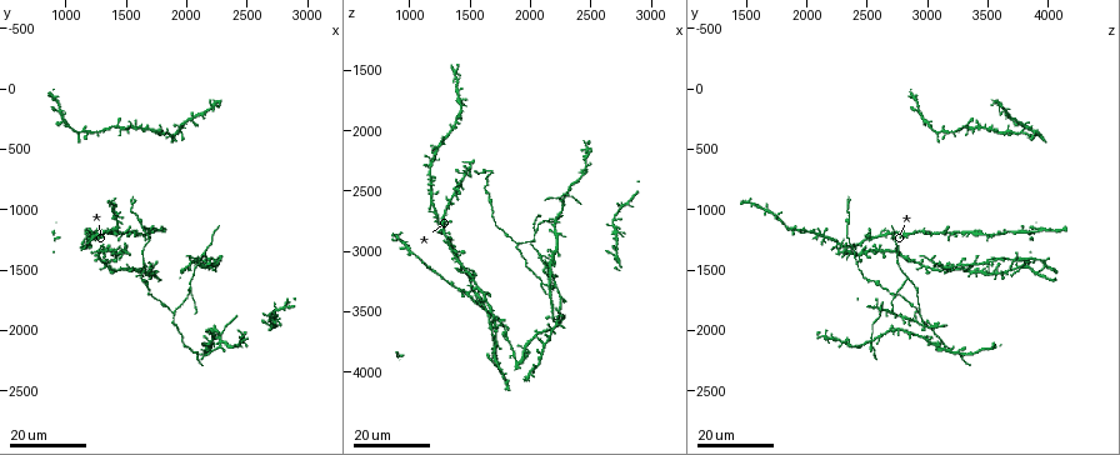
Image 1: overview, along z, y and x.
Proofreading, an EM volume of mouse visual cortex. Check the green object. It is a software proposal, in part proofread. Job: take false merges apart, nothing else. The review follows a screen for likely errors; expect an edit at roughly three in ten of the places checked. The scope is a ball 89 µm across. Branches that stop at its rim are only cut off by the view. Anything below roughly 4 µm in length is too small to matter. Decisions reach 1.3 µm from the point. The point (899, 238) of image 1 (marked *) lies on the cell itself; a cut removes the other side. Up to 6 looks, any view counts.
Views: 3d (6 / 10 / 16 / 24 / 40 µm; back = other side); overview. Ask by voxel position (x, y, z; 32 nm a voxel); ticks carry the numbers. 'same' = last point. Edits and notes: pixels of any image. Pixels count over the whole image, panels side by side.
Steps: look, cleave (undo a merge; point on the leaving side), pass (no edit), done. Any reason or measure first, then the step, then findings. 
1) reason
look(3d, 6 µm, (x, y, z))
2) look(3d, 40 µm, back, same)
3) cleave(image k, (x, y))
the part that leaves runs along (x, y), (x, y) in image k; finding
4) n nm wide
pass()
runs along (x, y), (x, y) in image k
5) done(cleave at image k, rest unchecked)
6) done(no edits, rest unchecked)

arms part here
look(3d, 24 µm, (1900, 1880, 2940))

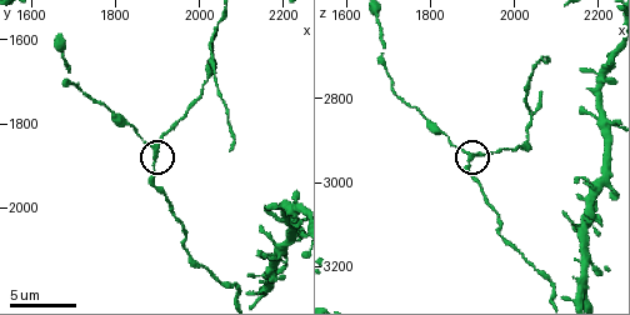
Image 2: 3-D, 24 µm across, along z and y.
look(3d, 6 µm, (1895, 1850, 2935))

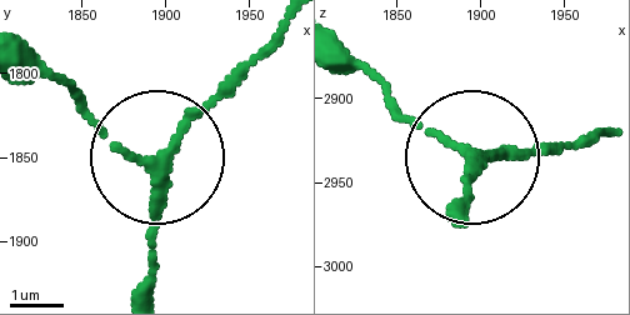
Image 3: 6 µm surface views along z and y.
side arm 30 µm
pass()
runs along (21, 44), (141, 156), (169, 146), (271, 44) in image 3; continuous, no second cell

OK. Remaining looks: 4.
look(3d, 10 µm, (2040, 1575, 2830))

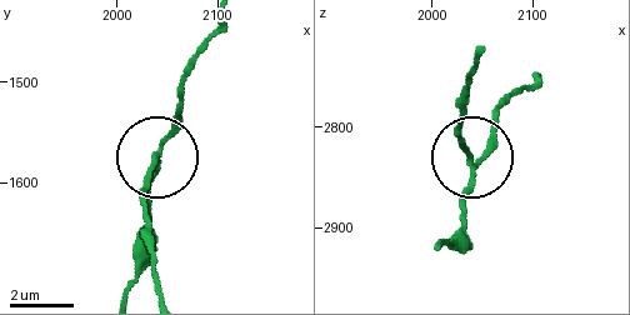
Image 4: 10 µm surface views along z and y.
130 nm wide
cleave(image 4, (460, 139))
two cells meet here

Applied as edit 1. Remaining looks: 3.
a fork
look(3d, 24 µm, (1280, 1320, 2740))

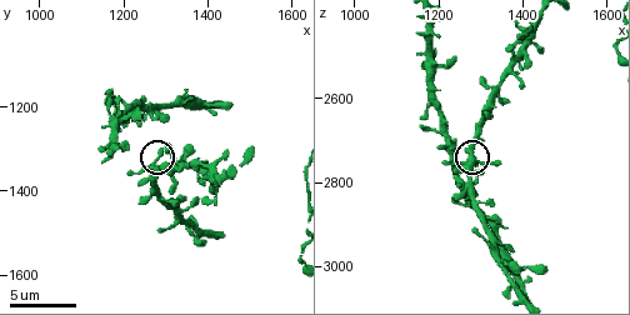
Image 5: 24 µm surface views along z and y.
look(3d, 10 µm, same)

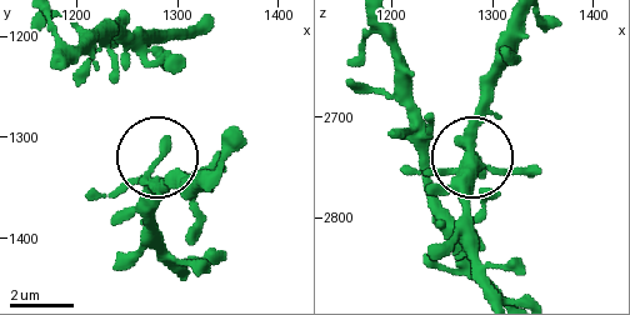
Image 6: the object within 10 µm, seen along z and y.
look(3d, 6 µm, (1276, 1346, 2722))

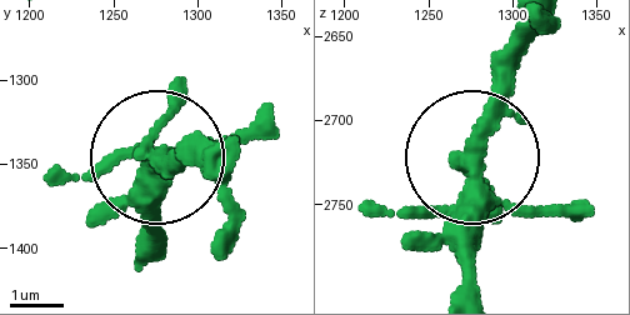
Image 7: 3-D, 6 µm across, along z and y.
side arm 105 µm; 3 arms
pass()
all the same cell

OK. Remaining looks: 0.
done(cleave at image 4, rest unchecked)

